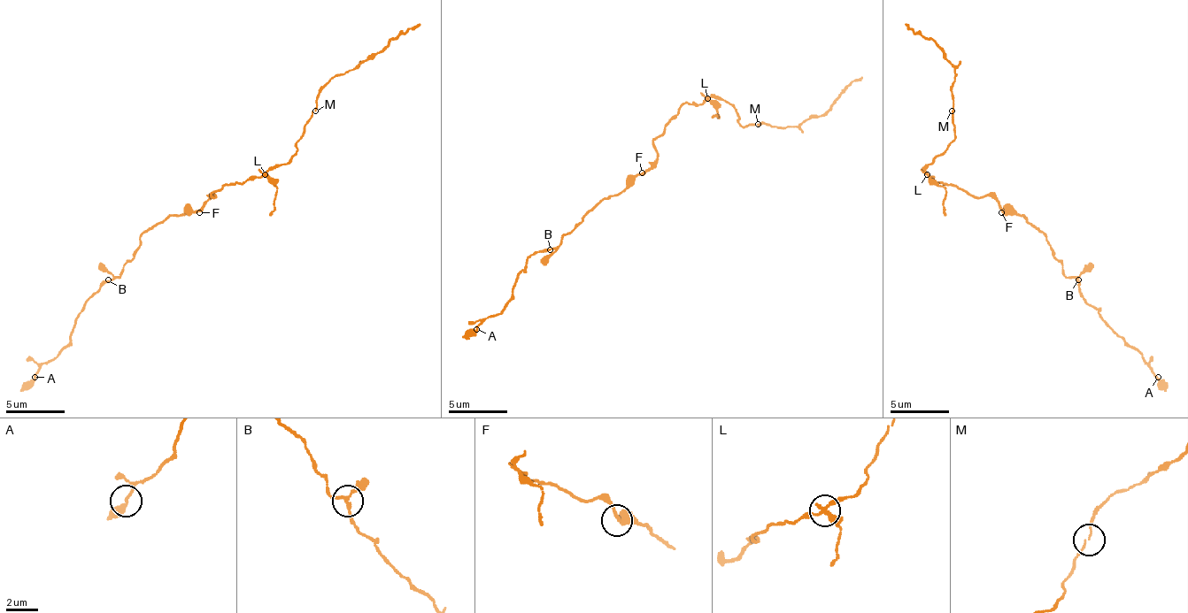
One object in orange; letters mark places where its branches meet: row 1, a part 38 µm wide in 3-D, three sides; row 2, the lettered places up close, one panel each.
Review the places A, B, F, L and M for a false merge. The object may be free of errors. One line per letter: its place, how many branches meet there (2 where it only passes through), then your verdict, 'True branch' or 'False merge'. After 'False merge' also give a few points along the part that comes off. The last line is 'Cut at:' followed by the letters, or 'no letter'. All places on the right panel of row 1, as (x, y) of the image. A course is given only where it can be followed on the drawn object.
A: Place: (1158, 377). Branches: 2. True branch
B: Place: (1078, 279). Branches: 3. True branch
F: Place: (1001, 212). Branches: 2. True branch
L: Place: (927, 174). Branches: 3. False merge. Course of the part to remove: (928, 173), (945, 188), (945, 215)
M: Place: (952, 111). Branches: 2. True branch
Cut at: L

